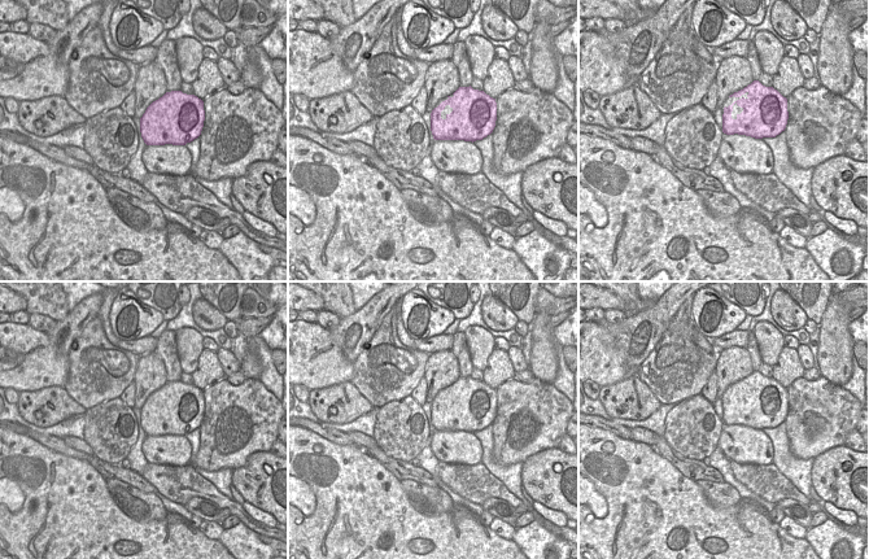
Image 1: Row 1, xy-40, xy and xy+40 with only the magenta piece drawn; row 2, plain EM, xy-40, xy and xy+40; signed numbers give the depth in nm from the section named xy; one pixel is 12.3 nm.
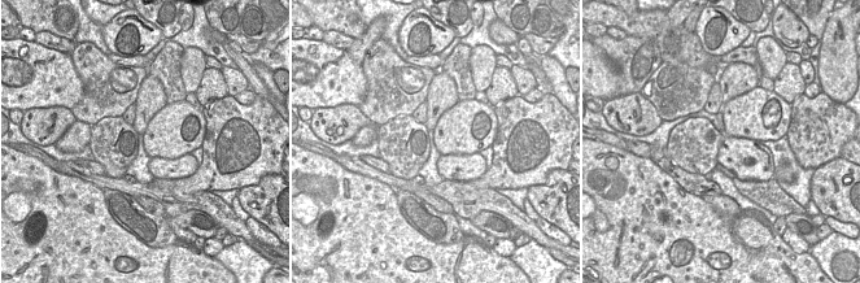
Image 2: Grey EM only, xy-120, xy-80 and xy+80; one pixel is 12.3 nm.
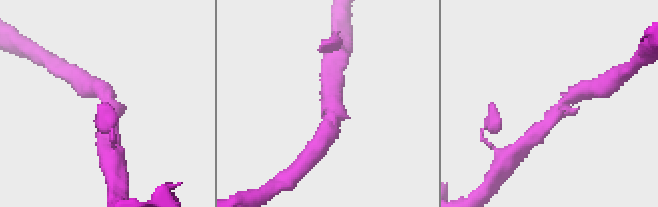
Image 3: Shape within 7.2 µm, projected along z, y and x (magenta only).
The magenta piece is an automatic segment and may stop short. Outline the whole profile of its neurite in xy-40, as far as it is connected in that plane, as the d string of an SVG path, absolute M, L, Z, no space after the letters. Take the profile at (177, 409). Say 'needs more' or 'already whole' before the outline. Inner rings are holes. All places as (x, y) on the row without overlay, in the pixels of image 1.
already whole; M171 381L147 398L140 409L140 423L147 436L185 436L201 425L204 411L201 389Z

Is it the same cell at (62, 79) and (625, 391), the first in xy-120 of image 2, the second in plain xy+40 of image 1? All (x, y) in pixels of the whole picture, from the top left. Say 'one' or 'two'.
two

